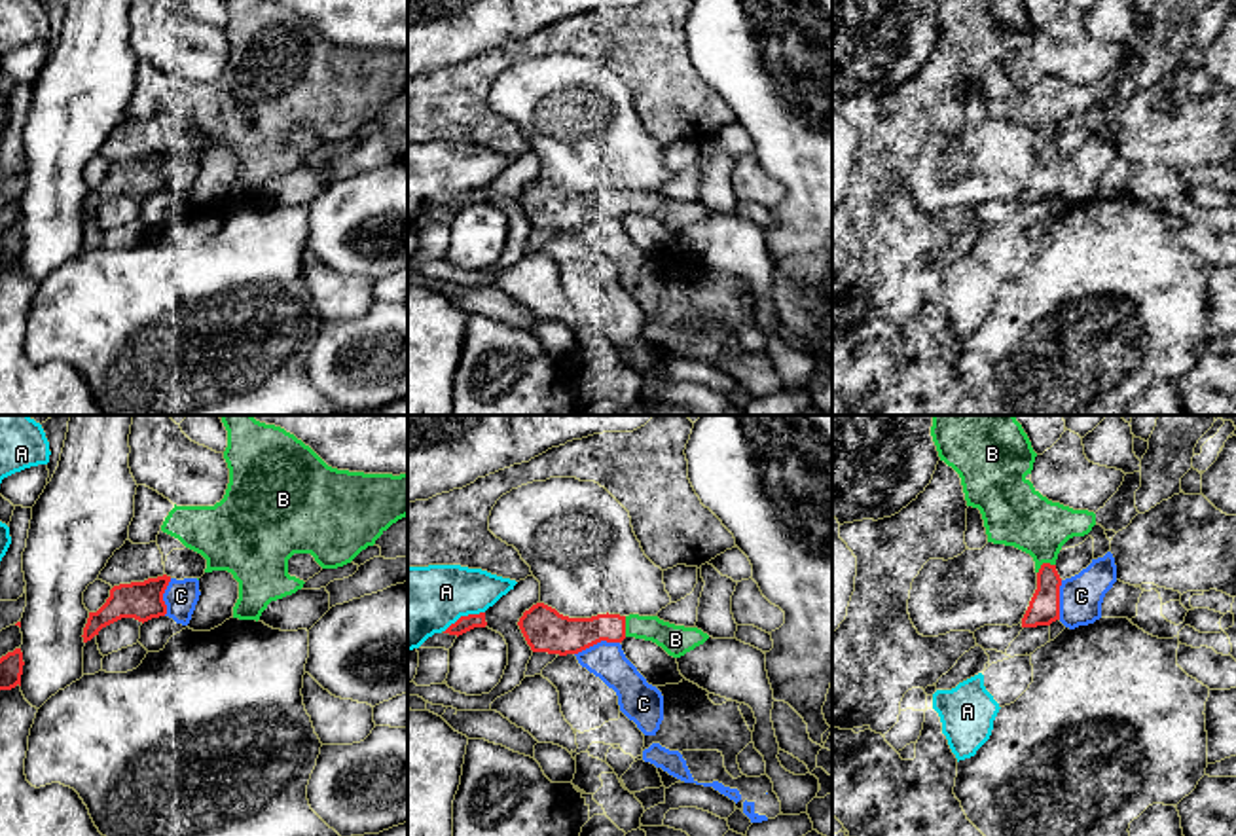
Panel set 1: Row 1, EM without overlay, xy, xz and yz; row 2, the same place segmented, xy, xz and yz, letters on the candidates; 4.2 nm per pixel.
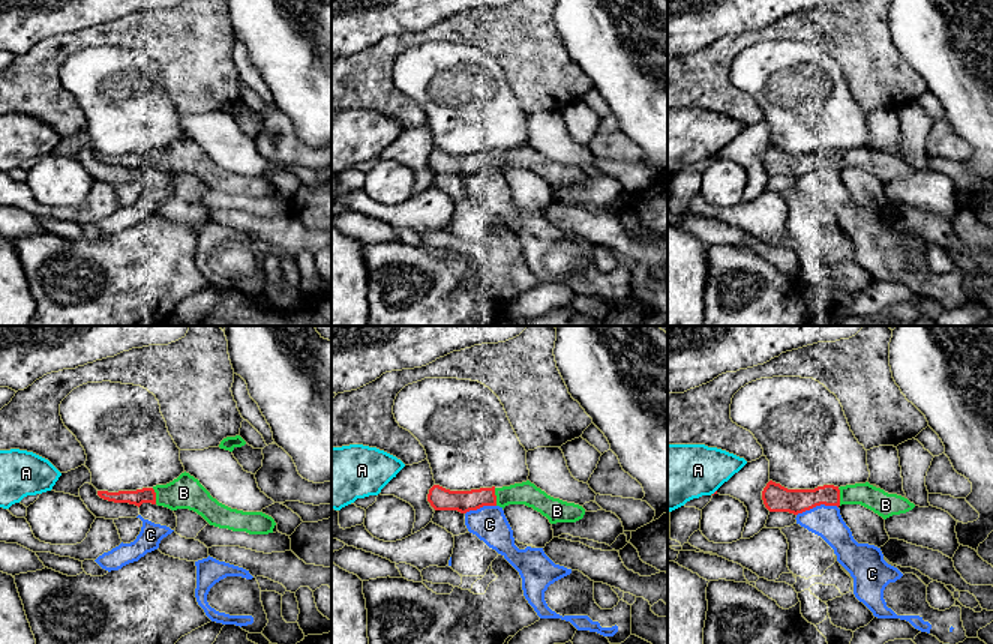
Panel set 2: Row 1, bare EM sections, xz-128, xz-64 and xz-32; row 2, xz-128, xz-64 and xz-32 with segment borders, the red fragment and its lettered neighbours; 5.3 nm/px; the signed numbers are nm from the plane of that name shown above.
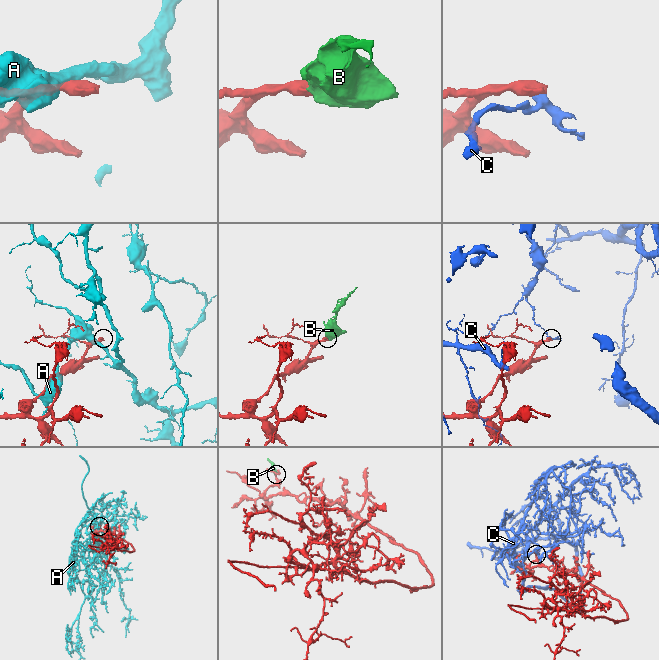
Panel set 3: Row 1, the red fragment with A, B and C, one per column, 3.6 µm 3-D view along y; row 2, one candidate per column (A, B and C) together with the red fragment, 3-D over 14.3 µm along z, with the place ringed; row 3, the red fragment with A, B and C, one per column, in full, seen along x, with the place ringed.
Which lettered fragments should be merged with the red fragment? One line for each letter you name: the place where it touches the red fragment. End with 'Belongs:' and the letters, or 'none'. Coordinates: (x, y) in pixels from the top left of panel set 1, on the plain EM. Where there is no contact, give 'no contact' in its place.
B: yz (1043, 139)
Belongs: B

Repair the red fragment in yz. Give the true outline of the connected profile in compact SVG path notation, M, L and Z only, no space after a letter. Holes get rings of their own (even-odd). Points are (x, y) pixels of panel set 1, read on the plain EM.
M933 0L931 11L940 36L959 49L967 82L980 85L988 118L1014 121L1035 136L1037 165L1022 203L1050 201L1060 195L1058 129L1069 114L1092 106L1096 89L1052 78L1033 63L1026 51L1031 49L1037 28L1022 0Z

